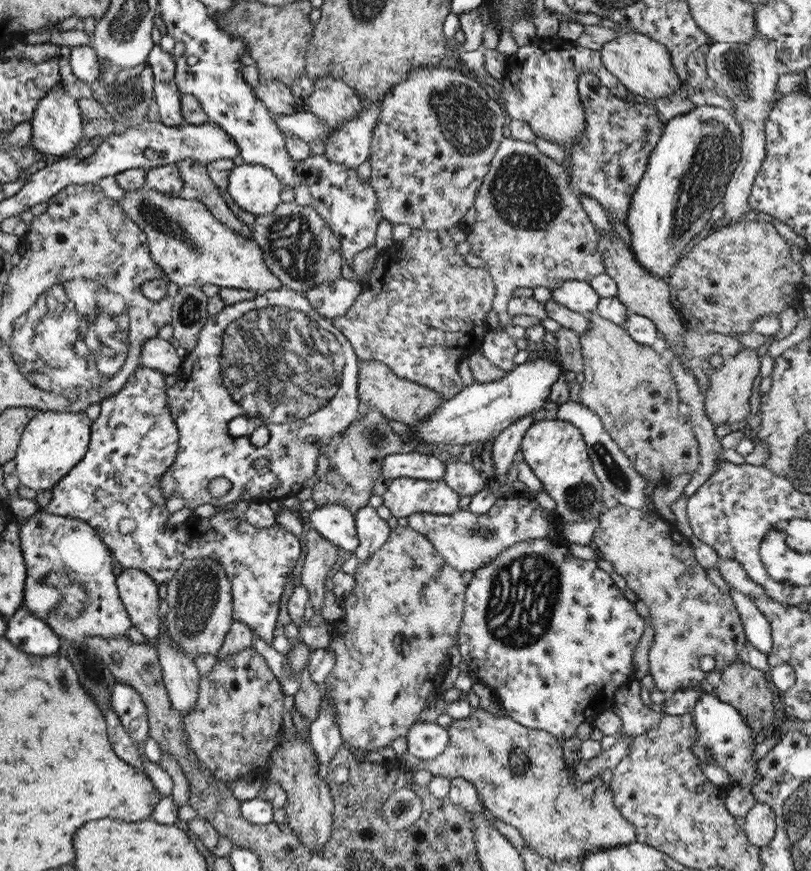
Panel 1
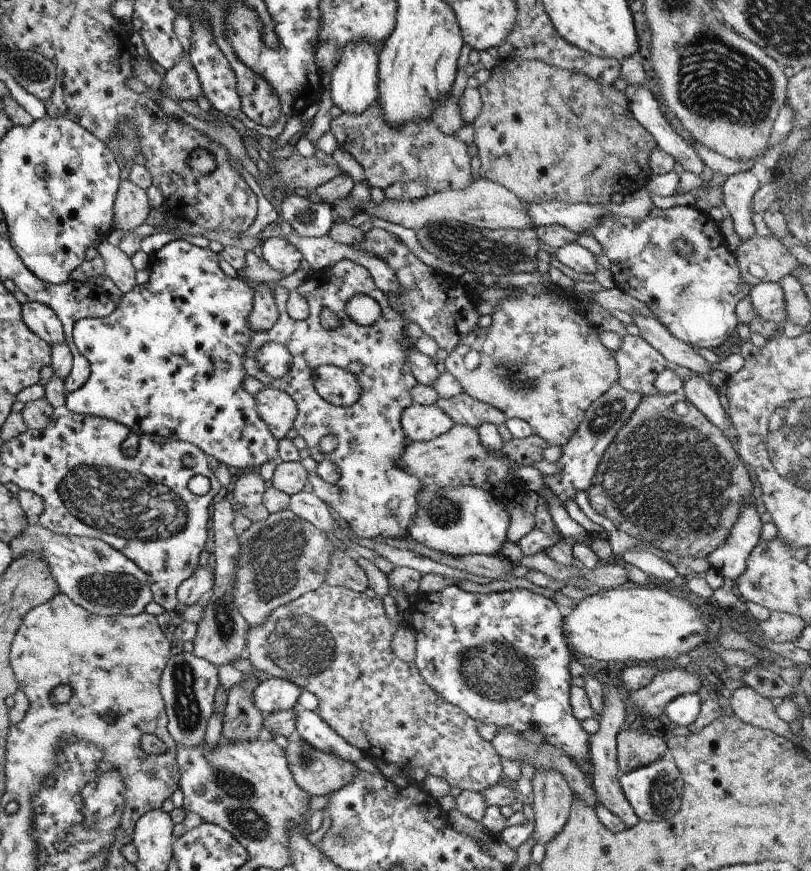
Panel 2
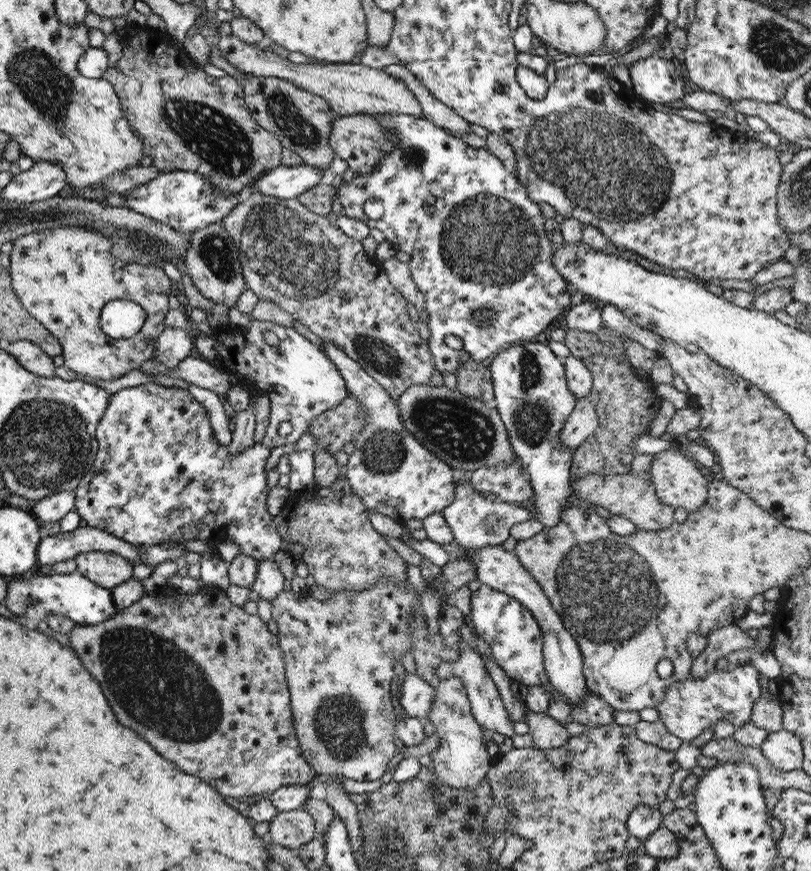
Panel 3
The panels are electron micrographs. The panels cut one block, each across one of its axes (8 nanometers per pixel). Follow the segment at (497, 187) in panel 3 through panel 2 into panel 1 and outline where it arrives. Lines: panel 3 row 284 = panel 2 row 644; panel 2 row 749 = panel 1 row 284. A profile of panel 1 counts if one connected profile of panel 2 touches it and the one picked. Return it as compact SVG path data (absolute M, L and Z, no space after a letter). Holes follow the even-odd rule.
M565 280L550 290L550 300L569 310L586 315L595 312L599 296L588 282Z

